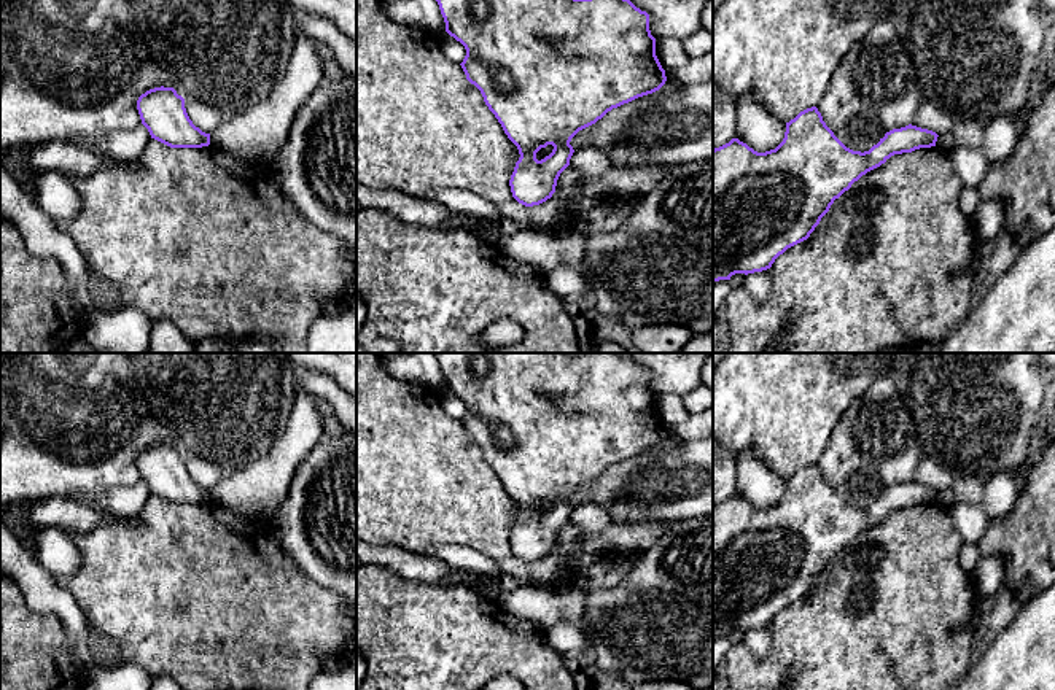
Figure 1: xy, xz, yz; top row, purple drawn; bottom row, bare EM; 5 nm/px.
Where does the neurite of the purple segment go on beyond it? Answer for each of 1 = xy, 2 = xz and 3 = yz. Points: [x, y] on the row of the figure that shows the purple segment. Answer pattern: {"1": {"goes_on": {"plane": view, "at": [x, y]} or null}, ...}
{"1": {"goes_on": null}, "2": {"goes_on": null}, "3": {"goes_on": null}}

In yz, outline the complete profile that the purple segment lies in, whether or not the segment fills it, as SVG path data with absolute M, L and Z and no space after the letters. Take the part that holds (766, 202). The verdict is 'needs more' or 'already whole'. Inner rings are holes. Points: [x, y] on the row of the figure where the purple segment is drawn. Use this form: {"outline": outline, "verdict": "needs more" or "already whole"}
{"outline": "M816 107L800 111L786 122L783 141L770 151L757 153L738 138L713 149L713 281L730 280L735 273L754 273L772 267L788 248L807 240L835 199L867 172L891 156L936 146L937 134L917 126L893 129L869 151L847 148L823 121Z", "verdict": "already whole"}

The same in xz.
{"outline": "M436 0L446 32L460 41L466 56L460 64L489 110L519 149L519 161L509 180L512 197L533 207L555 192L560 173L574 153L571 138L595 124L608 111L638 97L659 91L665 70L656 56L656 38L649 30L649 14L630 0Z", "verdict": "already whole"}

